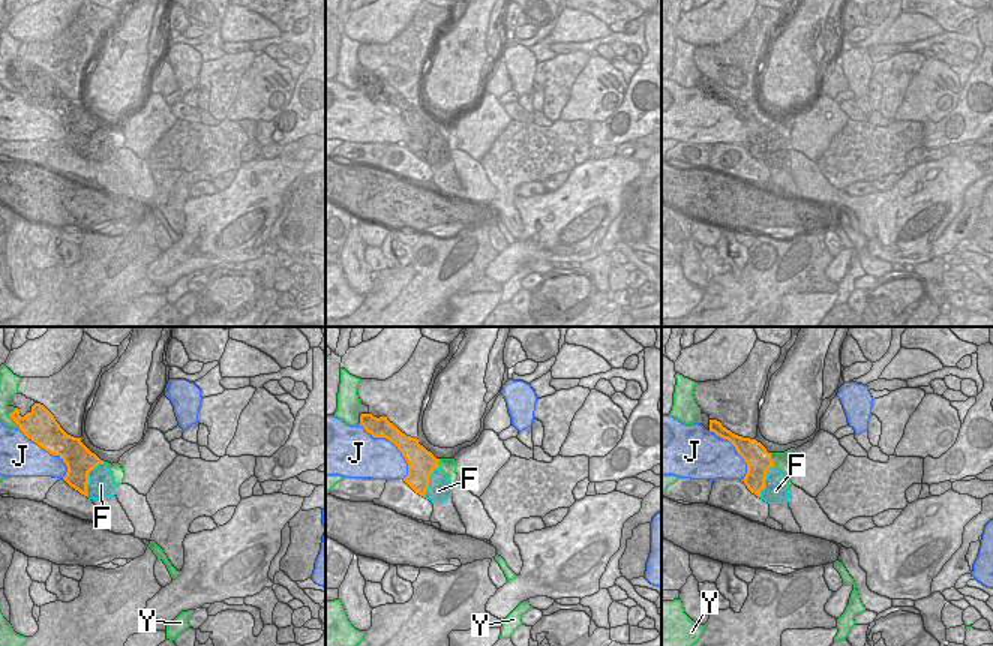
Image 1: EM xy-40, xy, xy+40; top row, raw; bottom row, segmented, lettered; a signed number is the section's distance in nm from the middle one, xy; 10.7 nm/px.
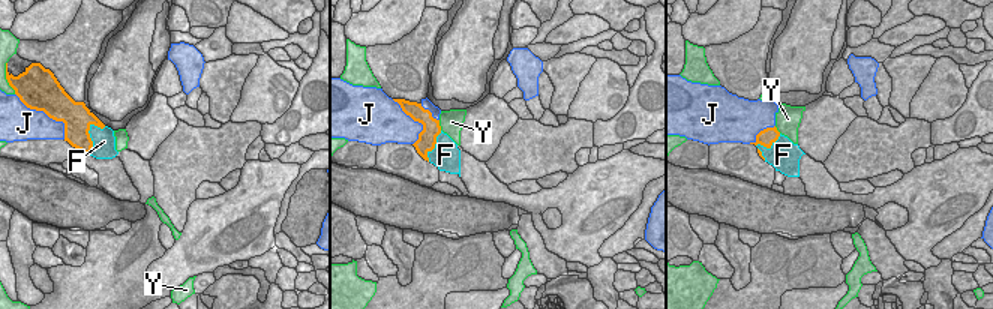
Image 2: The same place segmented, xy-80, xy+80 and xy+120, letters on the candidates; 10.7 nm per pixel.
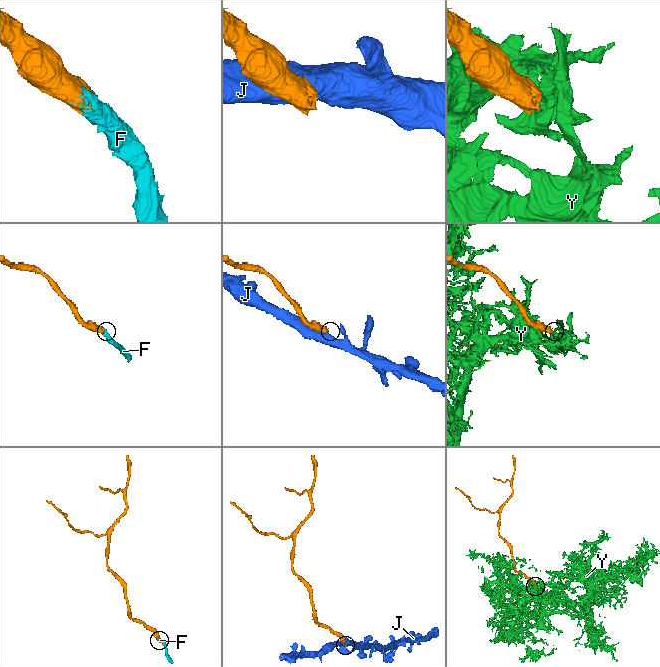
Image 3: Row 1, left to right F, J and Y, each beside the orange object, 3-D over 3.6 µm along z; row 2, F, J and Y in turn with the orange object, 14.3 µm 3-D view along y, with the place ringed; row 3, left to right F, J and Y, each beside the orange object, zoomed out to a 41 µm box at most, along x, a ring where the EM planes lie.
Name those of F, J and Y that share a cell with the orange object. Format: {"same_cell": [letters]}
{"same_cell": ["F"]}

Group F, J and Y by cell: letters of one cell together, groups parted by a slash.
F / J / Y

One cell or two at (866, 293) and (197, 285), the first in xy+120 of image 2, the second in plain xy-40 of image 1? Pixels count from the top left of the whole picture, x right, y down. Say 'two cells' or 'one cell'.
two cells

